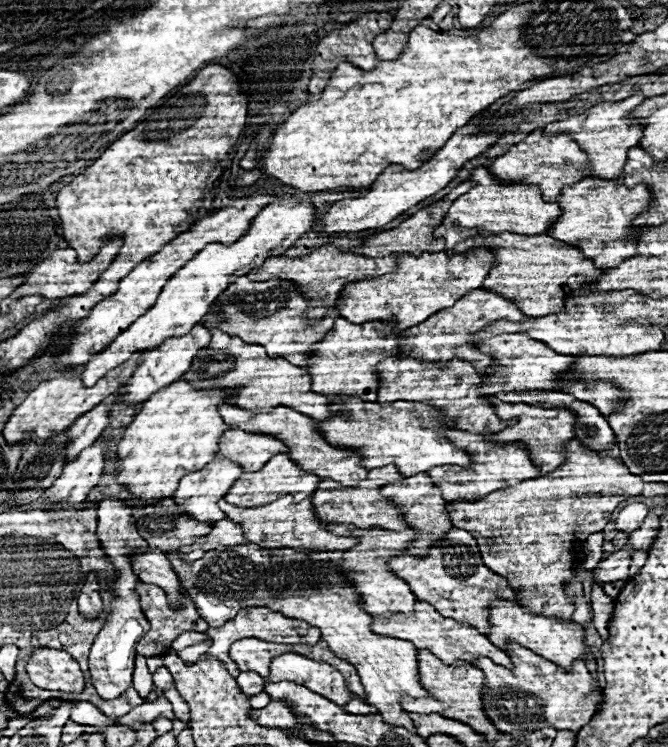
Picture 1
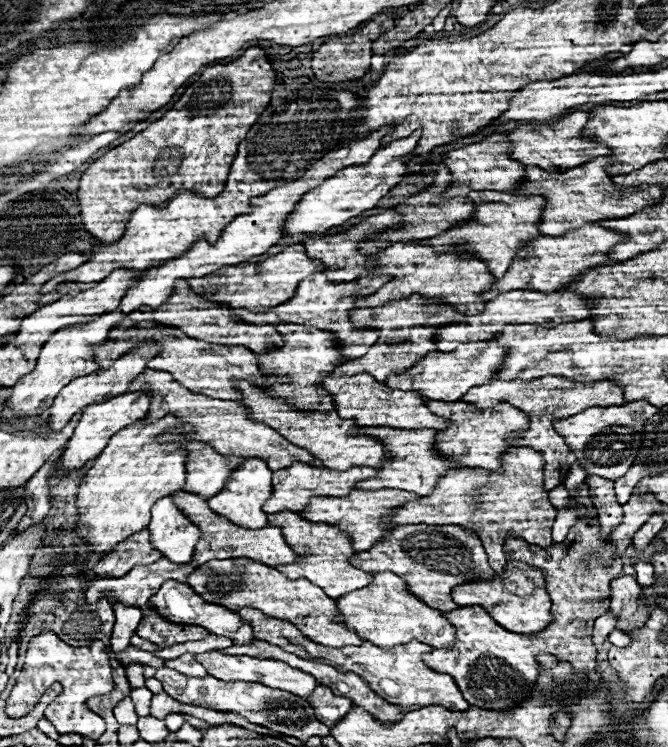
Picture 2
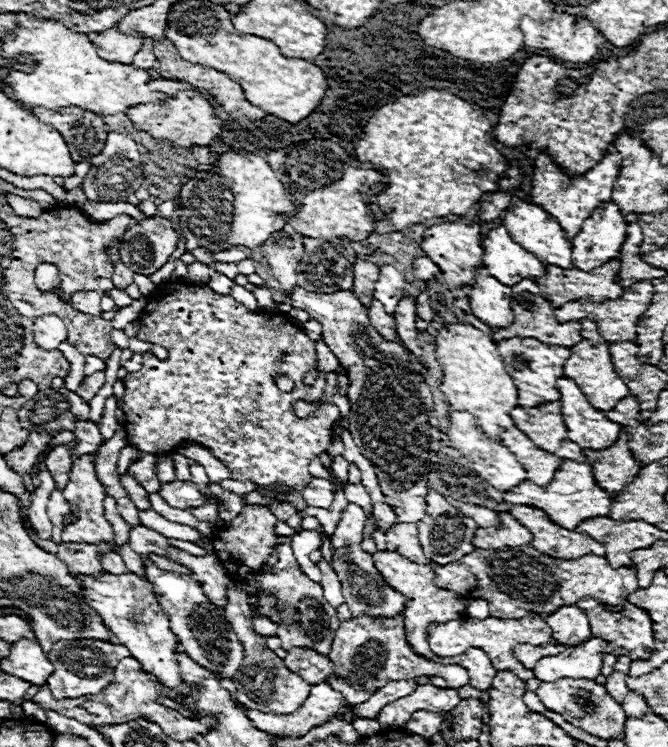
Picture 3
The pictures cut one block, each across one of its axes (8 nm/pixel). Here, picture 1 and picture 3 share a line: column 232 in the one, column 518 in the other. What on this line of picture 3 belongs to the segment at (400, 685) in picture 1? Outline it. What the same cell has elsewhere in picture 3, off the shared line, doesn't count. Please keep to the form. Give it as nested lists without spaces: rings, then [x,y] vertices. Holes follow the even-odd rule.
[[[394,524],[386,532],[386,549],[396,551],[413,562],[431,566],[436,574],[434,582],[438,588],[446,588],[464,596],[476,594],[476,598],[486,600],[492,608],[492,616],[500,620],[522,618],[528,612],[552,614],[556,612],[556,608],[564,604],[576,604],[584,596],[590,596],[596,602],[604,604],[610,612],[620,612],[620,608],[624,608],[626,604],[626,598],[639,589],[634,568],[624,566],[614,570],[608,560],[596,554],[588,554],[578,560],[550,558],[534,550],[530,544],[502,550],[476,548],[472,554],[460,558],[458,562],[438,566],[425,557],[416,524]]]

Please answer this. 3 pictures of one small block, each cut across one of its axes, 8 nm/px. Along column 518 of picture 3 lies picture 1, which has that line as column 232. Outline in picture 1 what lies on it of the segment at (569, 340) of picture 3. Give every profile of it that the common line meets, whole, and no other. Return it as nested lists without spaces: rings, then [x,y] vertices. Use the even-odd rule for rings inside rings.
[[[246,276],[232,282],[230,288],[226,288],[218,300],[210,306],[210,312],[202,318],[204,324],[208,324],[208,328],[220,328],[230,336],[240,336],[242,340],[248,340],[248,344],[260,344],[268,350],[270,356],[284,356],[284,360],[292,360],[292,364],[304,364],[306,366],[306,350],[314,344],[320,342],[326,332],[332,328],[334,320],[338,318],[338,310],[336,306],[328,310],[326,318],[314,326],[314,328],[306,328],[304,326],[304,310],[306,310],[306,302],[302,300],[302,296],[298,294],[298,290],[286,288],[280,290],[272,288],[272,280],[268,282],[250,282]]]

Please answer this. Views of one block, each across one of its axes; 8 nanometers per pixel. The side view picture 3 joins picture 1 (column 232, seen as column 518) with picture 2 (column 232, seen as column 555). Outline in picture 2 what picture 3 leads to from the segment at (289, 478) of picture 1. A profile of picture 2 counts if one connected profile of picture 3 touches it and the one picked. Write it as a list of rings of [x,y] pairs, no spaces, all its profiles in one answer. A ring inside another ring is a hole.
[[[248,458],[232,474],[232,480],[228,480],[228,484],[208,500],[208,504],[216,514],[228,516],[232,524],[244,524],[244,528],[264,528],[264,524],[268,524],[268,518],[262,508],[266,500],[270,500],[270,496],[272,496],[272,470],[268,468],[266,460]]]

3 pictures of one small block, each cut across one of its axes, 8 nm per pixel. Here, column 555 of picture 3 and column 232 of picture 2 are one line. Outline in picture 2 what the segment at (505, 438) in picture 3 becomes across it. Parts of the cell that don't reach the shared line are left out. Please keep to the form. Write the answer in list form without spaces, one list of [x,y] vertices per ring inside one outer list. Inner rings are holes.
[[[194,440],[188,444],[188,484],[184,484],[184,492],[196,492],[208,500],[208,496],[214,496],[226,486],[230,474],[244,460],[242,456],[218,454],[208,442]]]

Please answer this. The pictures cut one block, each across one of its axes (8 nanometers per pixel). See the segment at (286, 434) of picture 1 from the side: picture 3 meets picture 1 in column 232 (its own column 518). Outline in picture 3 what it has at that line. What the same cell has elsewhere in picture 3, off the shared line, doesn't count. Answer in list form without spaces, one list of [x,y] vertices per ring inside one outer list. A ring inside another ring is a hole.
[[[560,400],[552,404],[540,404],[536,408],[524,410],[520,406],[512,408],[510,412],[514,424],[529,436],[539,448],[544,448],[546,452],[552,452],[560,458],[570,458],[576,462],[584,462],[582,448],[568,440],[568,430],[562,422],[560,414]]]

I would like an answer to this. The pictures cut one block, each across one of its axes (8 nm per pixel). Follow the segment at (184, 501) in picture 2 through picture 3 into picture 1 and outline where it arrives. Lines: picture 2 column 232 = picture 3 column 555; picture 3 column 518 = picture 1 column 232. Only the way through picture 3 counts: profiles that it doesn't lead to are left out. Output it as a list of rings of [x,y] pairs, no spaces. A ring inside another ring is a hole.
[[[282,496],[276,502],[258,508],[238,508],[224,500],[218,502],[220,510],[232,522],[244,528],[246,542],[254,542],[260,548],[294,548],[294,550],[314,550],[314,552],[332,552],[332,550],[350,550],[358,540],[356,538],[338,538],[332,532],[322,528],[322,522],[314,516],[312,498],[302,502],[292,502],[292,496]]]

